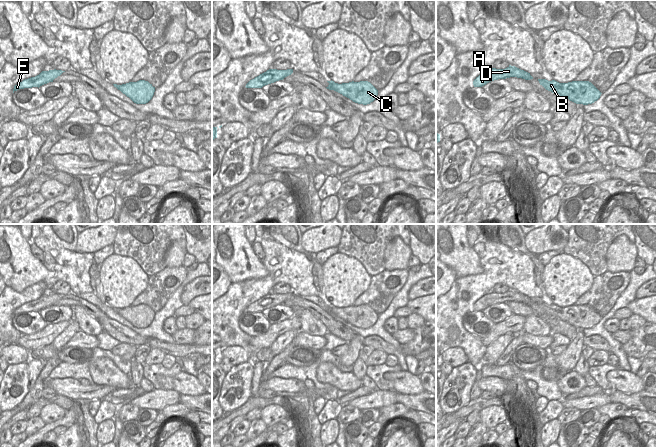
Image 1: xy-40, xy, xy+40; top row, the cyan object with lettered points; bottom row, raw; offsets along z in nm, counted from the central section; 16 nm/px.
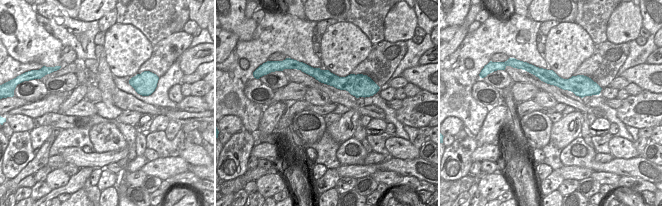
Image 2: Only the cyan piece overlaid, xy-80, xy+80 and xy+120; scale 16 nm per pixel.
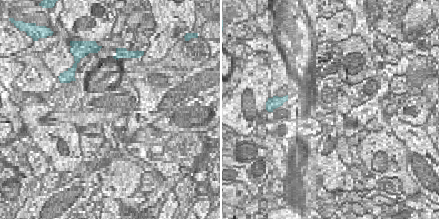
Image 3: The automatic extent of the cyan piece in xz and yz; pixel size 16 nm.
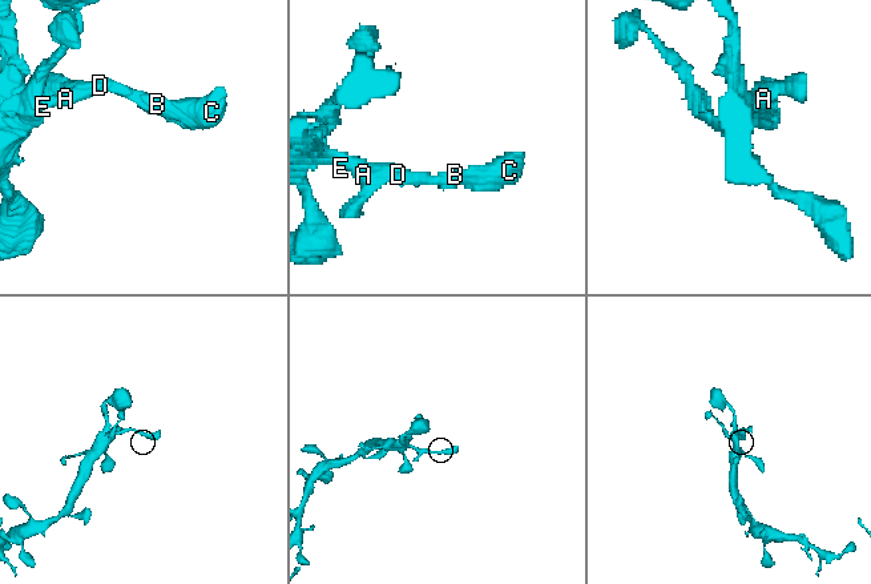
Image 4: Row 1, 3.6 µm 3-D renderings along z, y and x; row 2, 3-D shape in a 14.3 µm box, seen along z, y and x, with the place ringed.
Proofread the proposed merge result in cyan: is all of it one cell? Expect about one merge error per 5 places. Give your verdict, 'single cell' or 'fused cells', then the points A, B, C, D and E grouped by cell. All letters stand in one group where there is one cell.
single cell; A B C D E

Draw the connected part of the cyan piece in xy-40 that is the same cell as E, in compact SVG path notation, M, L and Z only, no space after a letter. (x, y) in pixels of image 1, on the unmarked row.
M49 294L42 295L39 299L23 304L19 308L14 310L13 317L19 313L40 311L49 306L53 306L55 302L60 300L63 296L62 294Z

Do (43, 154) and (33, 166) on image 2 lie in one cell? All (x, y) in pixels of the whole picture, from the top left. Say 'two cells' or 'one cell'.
one cell

